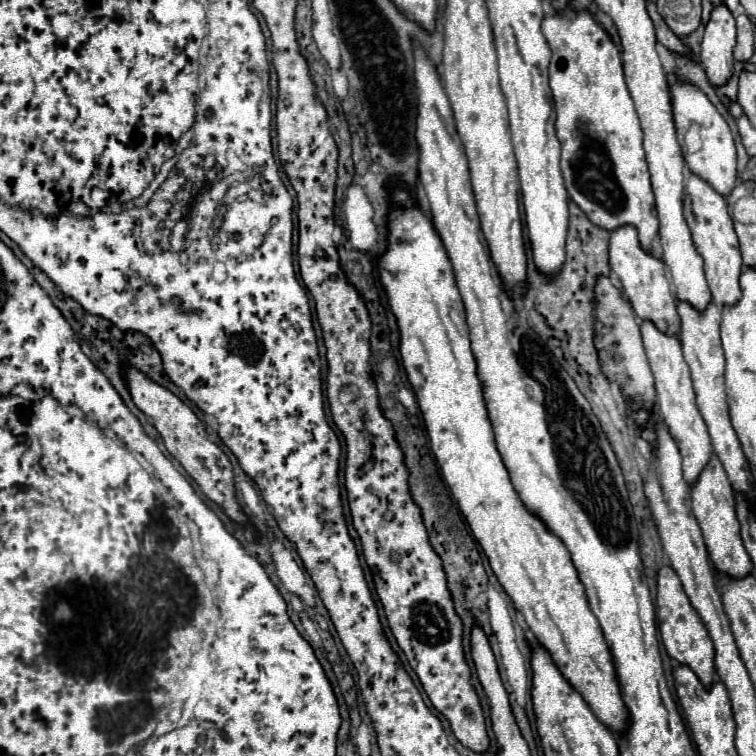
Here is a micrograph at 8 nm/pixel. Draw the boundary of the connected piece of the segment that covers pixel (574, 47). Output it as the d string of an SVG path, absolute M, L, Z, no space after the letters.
M577 11L573 17L565 17L561 13L545 17L541 31L553 51L549 65L549 87L555 99L555 129L561 143L561 173L565 179L565 189L577 207L583 209L583 213L601 229L613 231L621 225L633 225L639 231L643 249L649 251L659 229L659 219L643 151L643 133L625 85L619 49L589 11Z

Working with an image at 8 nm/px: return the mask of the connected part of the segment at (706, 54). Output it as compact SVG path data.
M715 5L711 19L705 25L699 63L705 69L711 85L725 83L733 73L735 47L735 17L725 5Z

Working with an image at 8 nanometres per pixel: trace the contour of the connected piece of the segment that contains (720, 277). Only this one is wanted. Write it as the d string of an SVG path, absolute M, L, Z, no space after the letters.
M691 175L685 187L683 197L683 215L687 219L687 225L693 235L693 243L699 251L699 255L705 261L705 277L713 295L713 303L717 305L731 305L737 303L741 297L739 289L739 275L743 271L741 253L737 235L733 229L733 221L727 211L727 201L723 195L719 195L707 181L703 181L697 175Z

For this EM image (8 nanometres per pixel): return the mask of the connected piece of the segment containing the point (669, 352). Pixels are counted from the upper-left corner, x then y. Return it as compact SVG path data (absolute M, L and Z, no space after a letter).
M643 321L641 323L641 335L643 335L643 347L649 359L649 367L651 373L655 377L655 391L657 391L657 411L661 415L661 419L667 423L671 437L675 439L679 453L683 457L683 477L689 485L695 483L695 479L699 477L701 469L707 465L709 457L711 457L711 439L707 433L707 425L695 405L695 391L693 391L693 383L691 383L691 375L689 375L689 367L683 359L681 353L681 343L679 337L675 335L667 335L661 333L651 321Z

